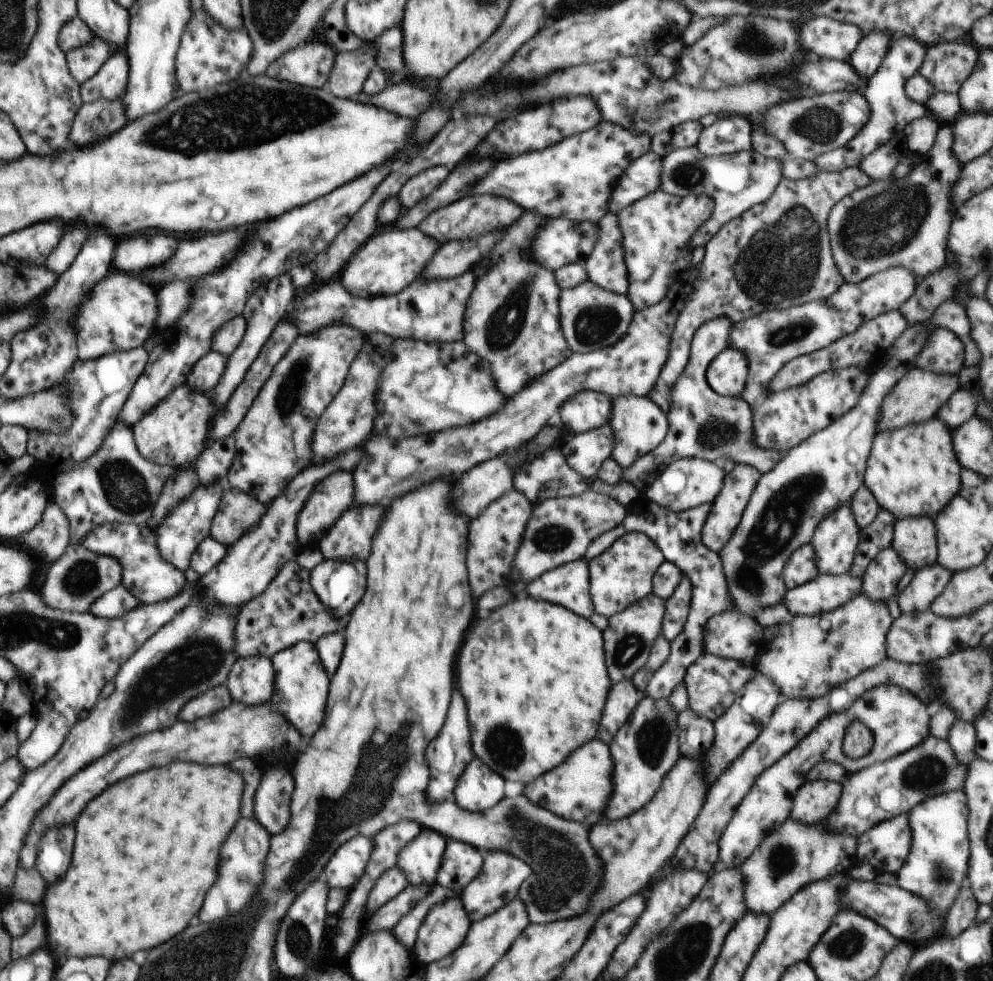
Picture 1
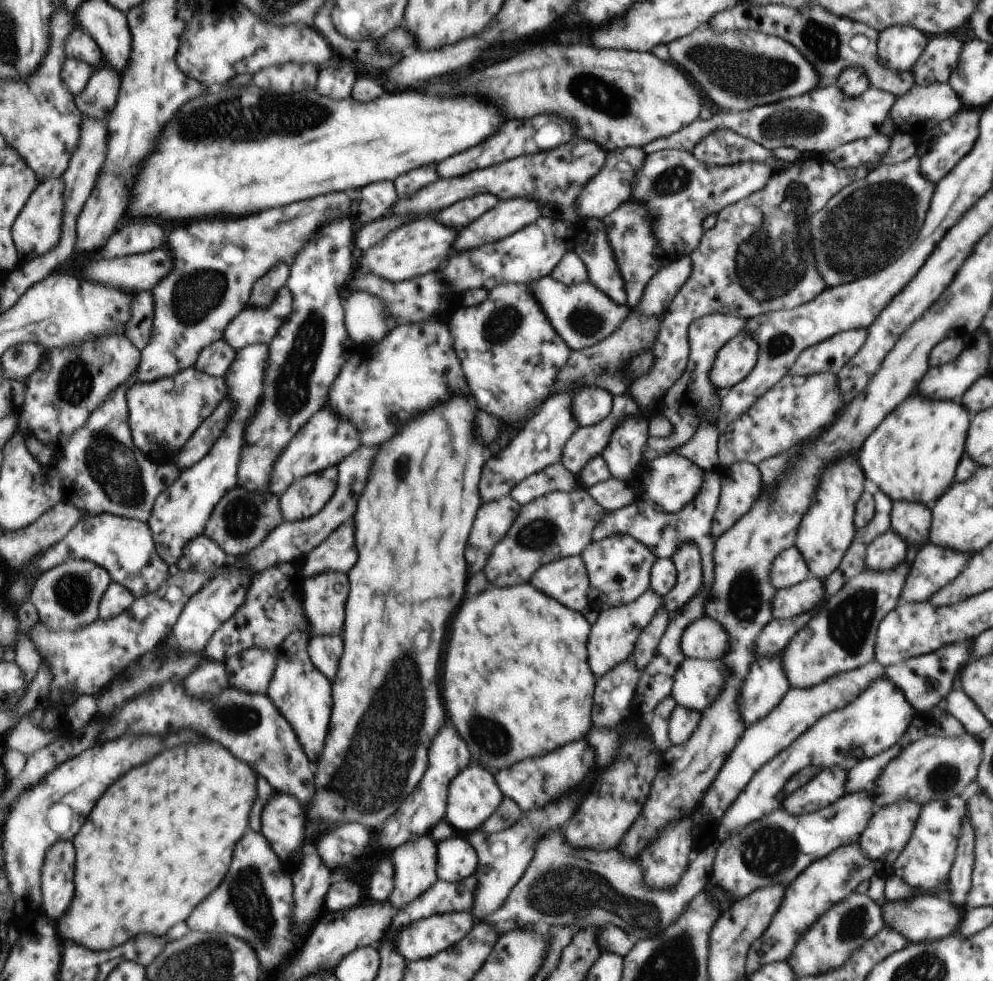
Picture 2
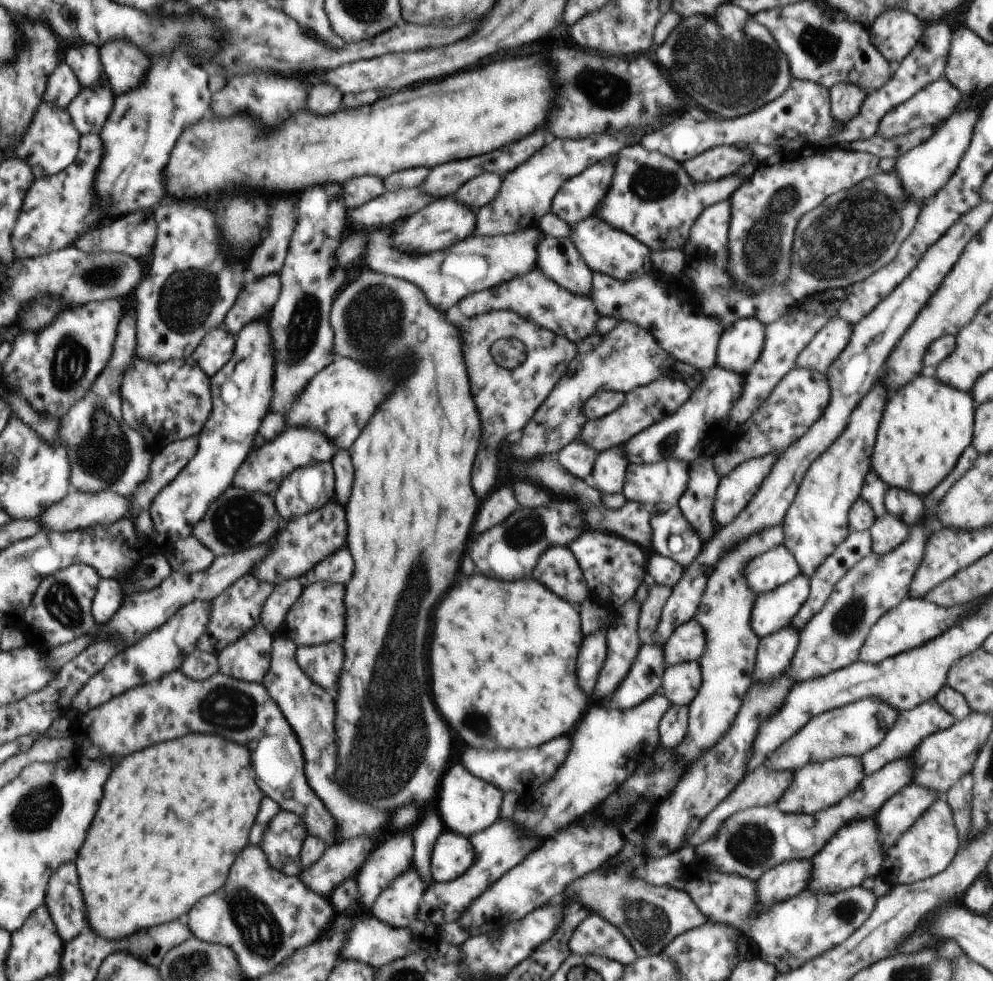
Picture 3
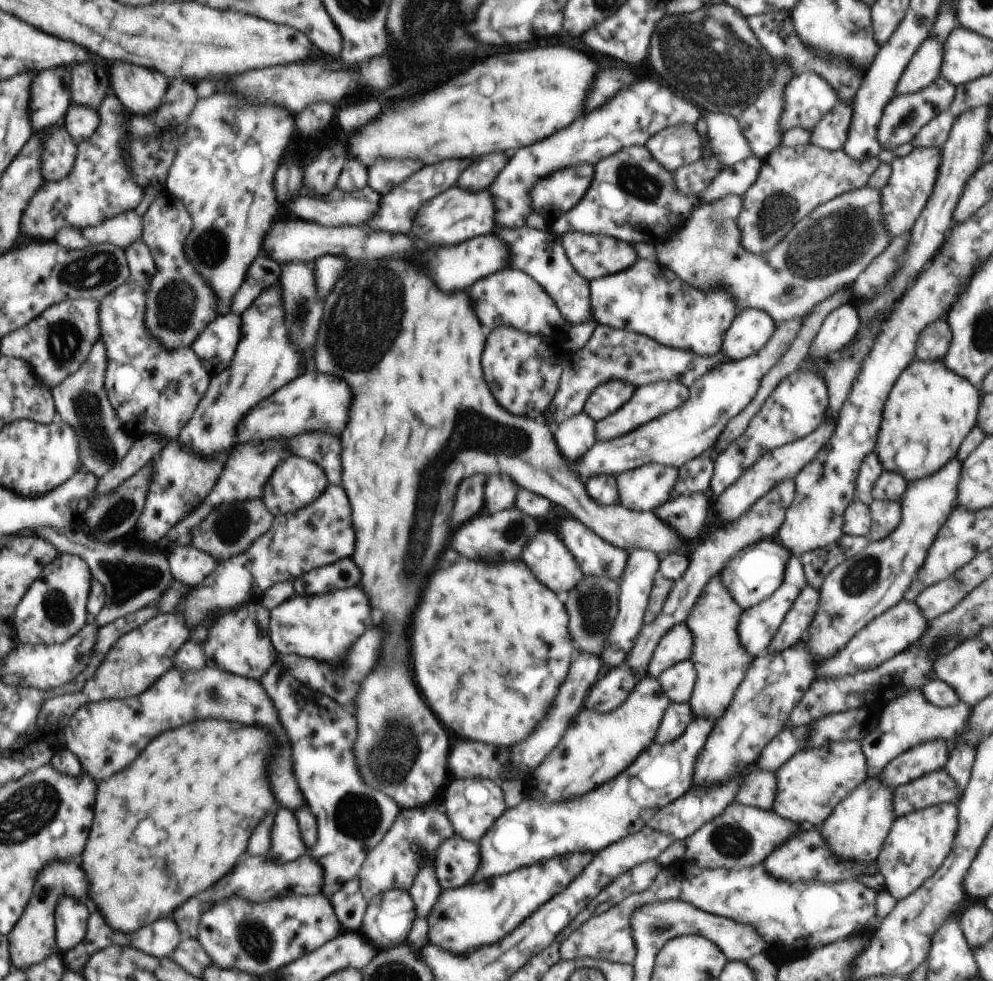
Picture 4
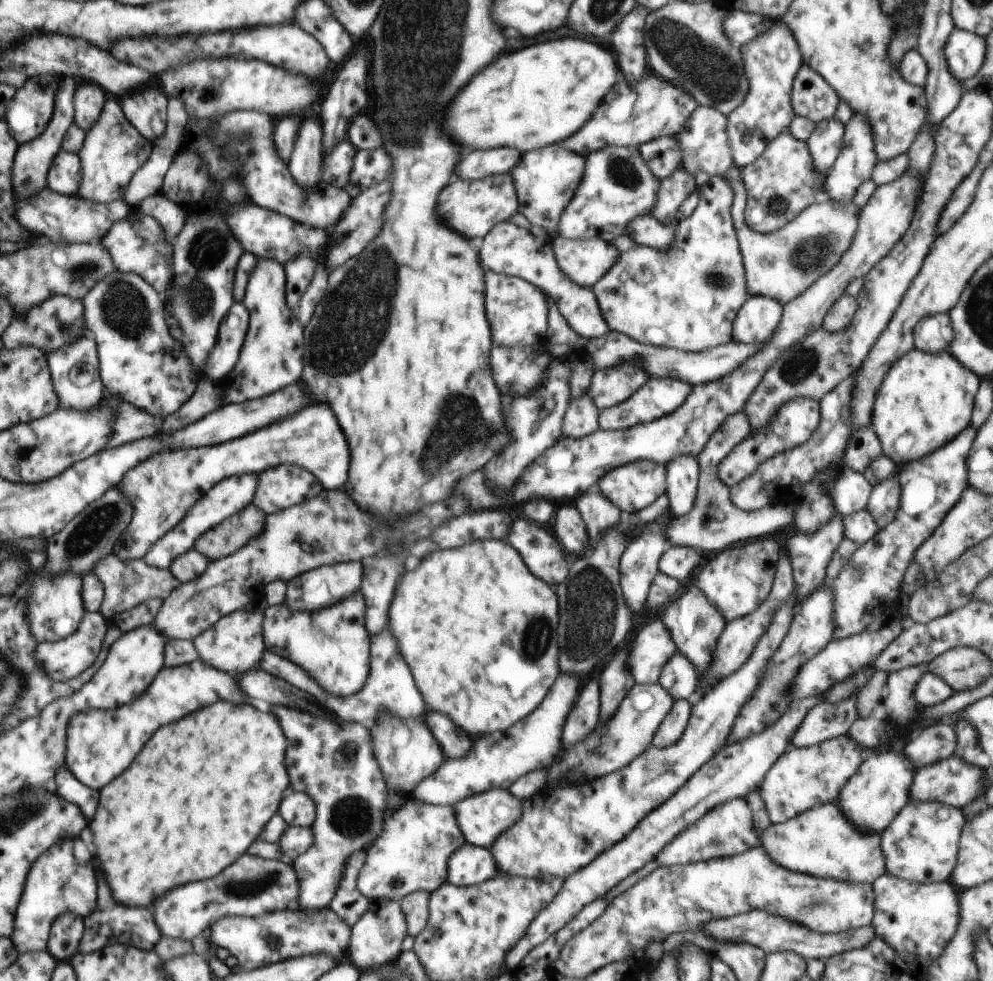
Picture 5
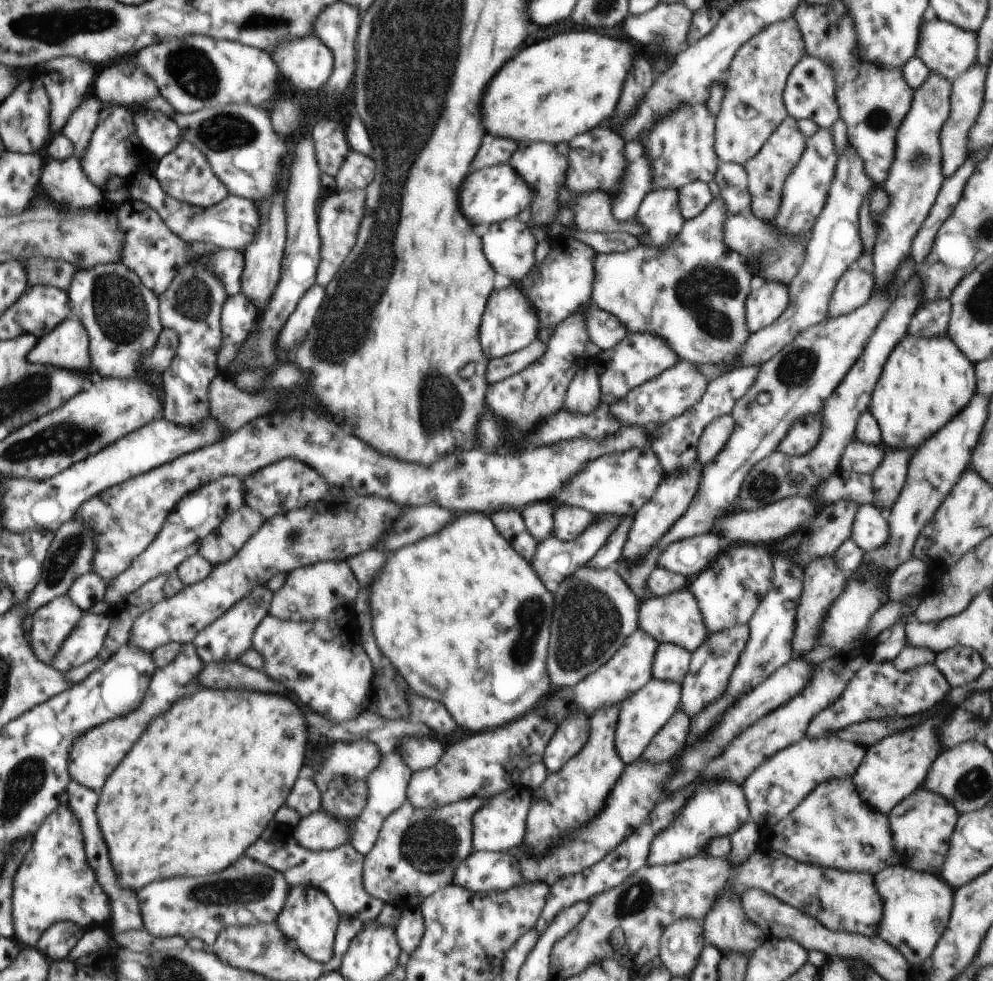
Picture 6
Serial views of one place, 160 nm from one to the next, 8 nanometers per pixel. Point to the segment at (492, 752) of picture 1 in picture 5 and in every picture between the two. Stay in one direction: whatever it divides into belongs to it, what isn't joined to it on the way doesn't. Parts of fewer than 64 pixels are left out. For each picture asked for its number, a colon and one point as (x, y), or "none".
2: (517, 684)
3: (503, 665)
4: (490, 645)
5: (480, 633)

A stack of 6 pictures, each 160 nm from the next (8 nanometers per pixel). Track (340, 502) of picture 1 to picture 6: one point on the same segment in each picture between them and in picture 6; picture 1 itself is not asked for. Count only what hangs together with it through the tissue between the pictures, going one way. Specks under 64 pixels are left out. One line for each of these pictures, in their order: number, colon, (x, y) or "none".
2: (305, 497)
3: (306, 490)
4: (297, 483)
5: (283, 486)
6: (288, 484)

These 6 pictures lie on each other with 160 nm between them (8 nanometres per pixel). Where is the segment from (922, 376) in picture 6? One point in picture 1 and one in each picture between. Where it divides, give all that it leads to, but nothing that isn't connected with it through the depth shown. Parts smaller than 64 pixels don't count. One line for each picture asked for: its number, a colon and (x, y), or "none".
1: (912, 472)
2: (912, 456)
3: (925, 428)
4: (930, 410)
5: (926, 400)

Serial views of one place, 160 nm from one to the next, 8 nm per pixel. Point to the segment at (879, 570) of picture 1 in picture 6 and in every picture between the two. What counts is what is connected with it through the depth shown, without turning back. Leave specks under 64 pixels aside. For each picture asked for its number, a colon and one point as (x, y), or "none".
2: (886, 552)
3: (888, 532)
4: (885, 515)
5: (884, 499)
6: (888, 479)

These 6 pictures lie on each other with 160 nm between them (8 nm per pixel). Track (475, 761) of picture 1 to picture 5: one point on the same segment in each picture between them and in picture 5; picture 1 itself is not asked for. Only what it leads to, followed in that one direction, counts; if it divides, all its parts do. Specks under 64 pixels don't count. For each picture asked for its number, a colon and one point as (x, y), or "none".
2: (473, 796)
3: (468, 804)
4: (472, 805)
5: (481, 817)

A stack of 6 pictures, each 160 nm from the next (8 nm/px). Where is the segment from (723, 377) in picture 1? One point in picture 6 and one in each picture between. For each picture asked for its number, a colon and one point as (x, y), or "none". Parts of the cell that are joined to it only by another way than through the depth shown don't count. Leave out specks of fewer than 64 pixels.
2: (734, 361)
3: (740, 345)
4: (751, 329)
5: (757, 319)
6: (763, 306)

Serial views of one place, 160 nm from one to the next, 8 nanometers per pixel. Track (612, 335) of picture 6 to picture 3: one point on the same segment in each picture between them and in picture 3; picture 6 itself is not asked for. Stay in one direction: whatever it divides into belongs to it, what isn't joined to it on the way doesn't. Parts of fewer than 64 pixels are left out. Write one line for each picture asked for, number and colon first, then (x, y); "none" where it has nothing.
3: (558, 258)
4: (540, 254)
5: (508, 249)

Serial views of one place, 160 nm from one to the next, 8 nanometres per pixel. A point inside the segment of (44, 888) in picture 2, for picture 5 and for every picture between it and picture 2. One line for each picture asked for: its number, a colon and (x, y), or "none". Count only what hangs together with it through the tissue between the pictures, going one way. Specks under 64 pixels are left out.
3: (63, 895)
4: (72, 914)
5: (68, 931)

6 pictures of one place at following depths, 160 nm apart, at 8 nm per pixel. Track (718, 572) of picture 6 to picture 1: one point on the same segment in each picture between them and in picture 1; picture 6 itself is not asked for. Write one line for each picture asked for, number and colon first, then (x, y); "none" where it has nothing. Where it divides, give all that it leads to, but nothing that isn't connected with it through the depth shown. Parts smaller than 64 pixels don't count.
1: (801, 567)
2: (789, 568)
3: (771, 570)
4: (754, 573)
5: (740, 578)

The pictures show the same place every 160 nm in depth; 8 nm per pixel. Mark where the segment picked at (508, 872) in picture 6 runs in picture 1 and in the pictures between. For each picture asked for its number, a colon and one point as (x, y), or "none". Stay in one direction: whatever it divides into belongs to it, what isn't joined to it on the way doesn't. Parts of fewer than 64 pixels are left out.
1: (461, 863)
2: (456, 858)
3: (453, 854)
4: (456, 860)
5: (469, 865)

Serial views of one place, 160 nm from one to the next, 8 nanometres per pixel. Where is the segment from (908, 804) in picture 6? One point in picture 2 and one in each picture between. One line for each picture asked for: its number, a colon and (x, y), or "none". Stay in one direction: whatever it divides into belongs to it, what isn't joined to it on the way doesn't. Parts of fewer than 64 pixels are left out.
2: (925, 862)
3: (930, 844)
4: (916, 846)
5: (920, 845)

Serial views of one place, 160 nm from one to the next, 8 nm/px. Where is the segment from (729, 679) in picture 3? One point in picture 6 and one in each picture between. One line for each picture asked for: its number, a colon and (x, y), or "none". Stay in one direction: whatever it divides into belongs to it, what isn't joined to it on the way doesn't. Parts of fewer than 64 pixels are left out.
4: (720, 660)
5: (695, 624)
6: (676, 618)

